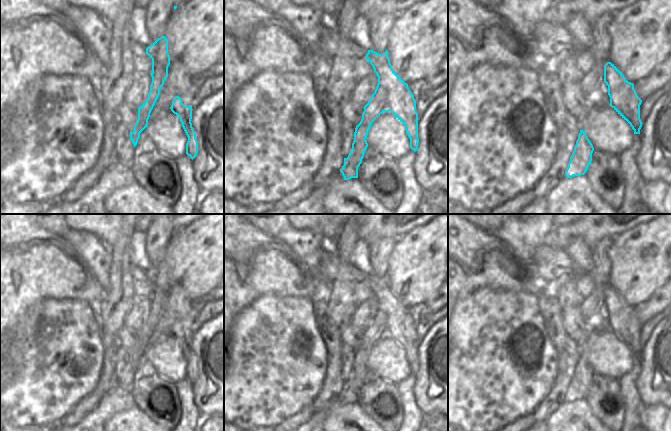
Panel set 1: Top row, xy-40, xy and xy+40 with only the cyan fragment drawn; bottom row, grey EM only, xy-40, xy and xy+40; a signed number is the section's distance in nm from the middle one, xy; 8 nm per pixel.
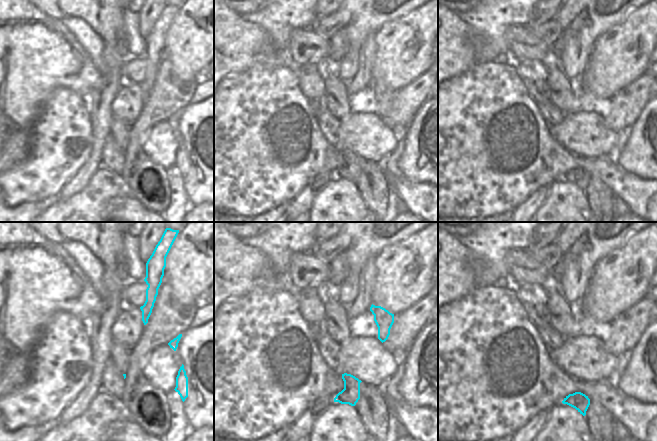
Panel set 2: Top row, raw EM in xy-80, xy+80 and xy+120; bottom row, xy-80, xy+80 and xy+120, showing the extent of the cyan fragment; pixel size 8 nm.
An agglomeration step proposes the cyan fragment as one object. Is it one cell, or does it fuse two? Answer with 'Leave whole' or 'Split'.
Split

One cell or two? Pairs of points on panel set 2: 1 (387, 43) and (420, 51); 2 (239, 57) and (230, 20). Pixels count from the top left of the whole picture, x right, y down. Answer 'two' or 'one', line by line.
1: one
2: one

